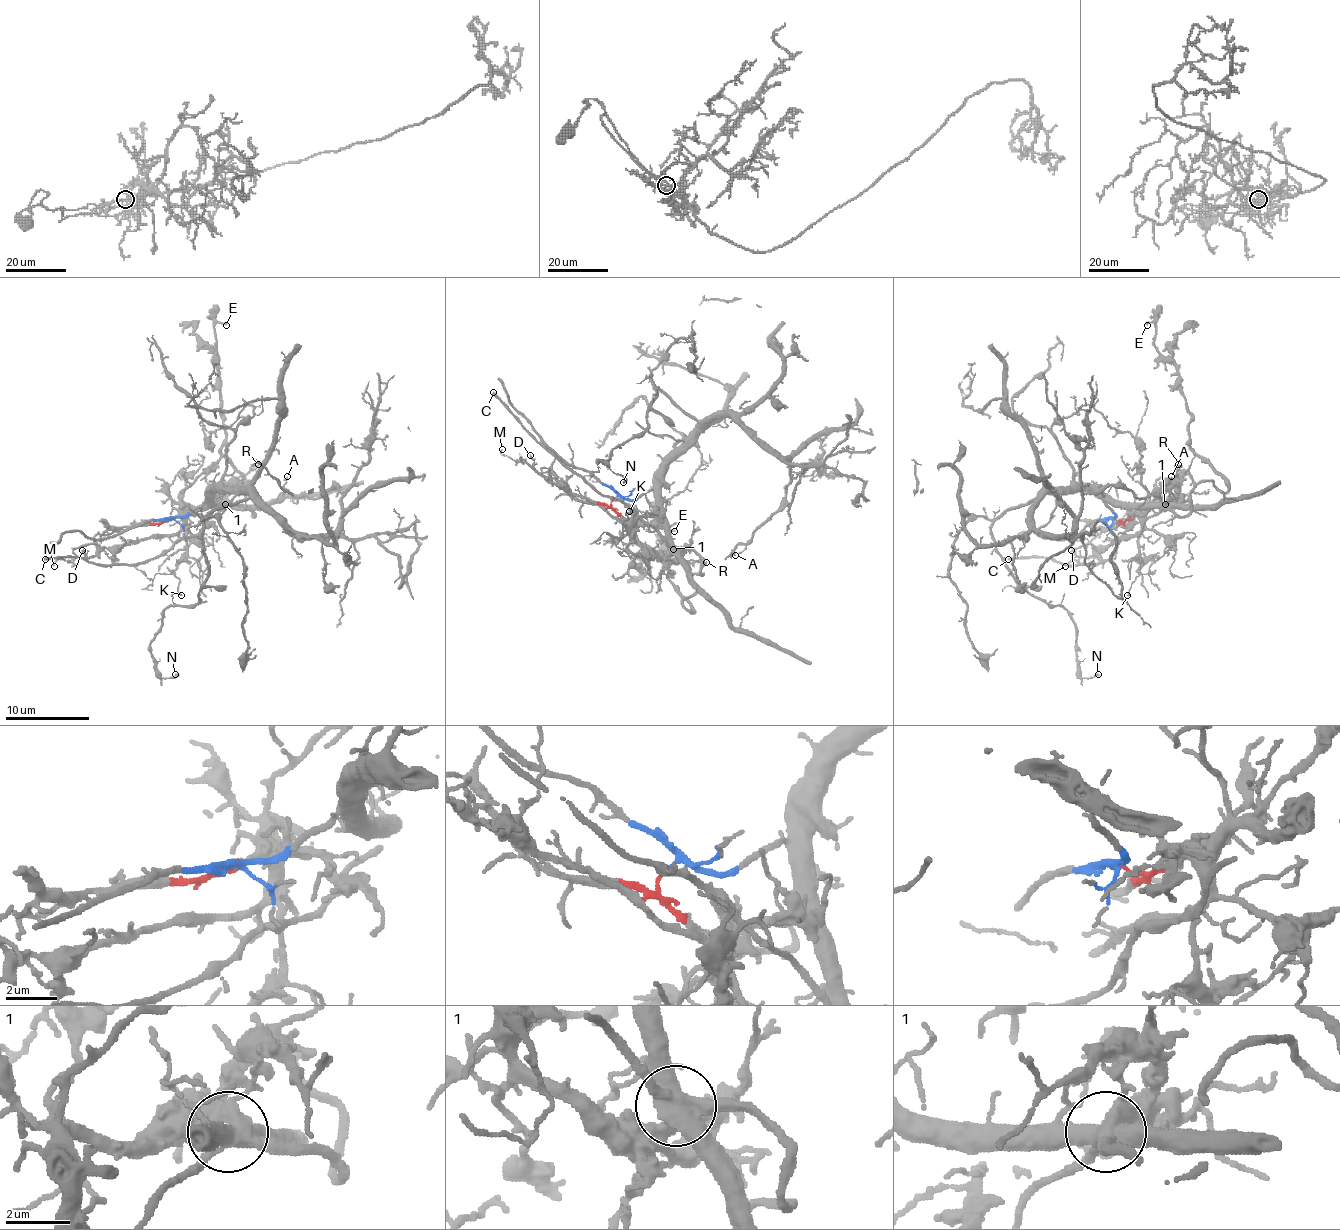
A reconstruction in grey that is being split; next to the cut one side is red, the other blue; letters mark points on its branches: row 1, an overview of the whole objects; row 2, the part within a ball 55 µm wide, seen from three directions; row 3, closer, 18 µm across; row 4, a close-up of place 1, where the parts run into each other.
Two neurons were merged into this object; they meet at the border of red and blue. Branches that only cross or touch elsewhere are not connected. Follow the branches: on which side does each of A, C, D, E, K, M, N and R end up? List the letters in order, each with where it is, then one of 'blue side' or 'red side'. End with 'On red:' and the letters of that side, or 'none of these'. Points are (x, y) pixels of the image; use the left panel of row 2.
A: (287, 476) | blue side
C: (45, 559) | red side
D: (82, 550) | red side
E: (226, 325) | red side
K: (181, 595) | red side
M: (54, 566) | red side
N: (175, 674) | blue side
R: (258, 464) | red side
On red: C, D, E, K, M, R

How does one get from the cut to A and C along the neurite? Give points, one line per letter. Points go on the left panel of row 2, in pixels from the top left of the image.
A: (167, 518), (213, 491), (251, 491), (293, 528), (329, 535), (341, 518), (337, 484), (295, 497), (287, 476)
C: (167, 518), (163, 520), (171, 520), (184, 505), (226, 505), (194, 535), (142, 562), (46, 560)

